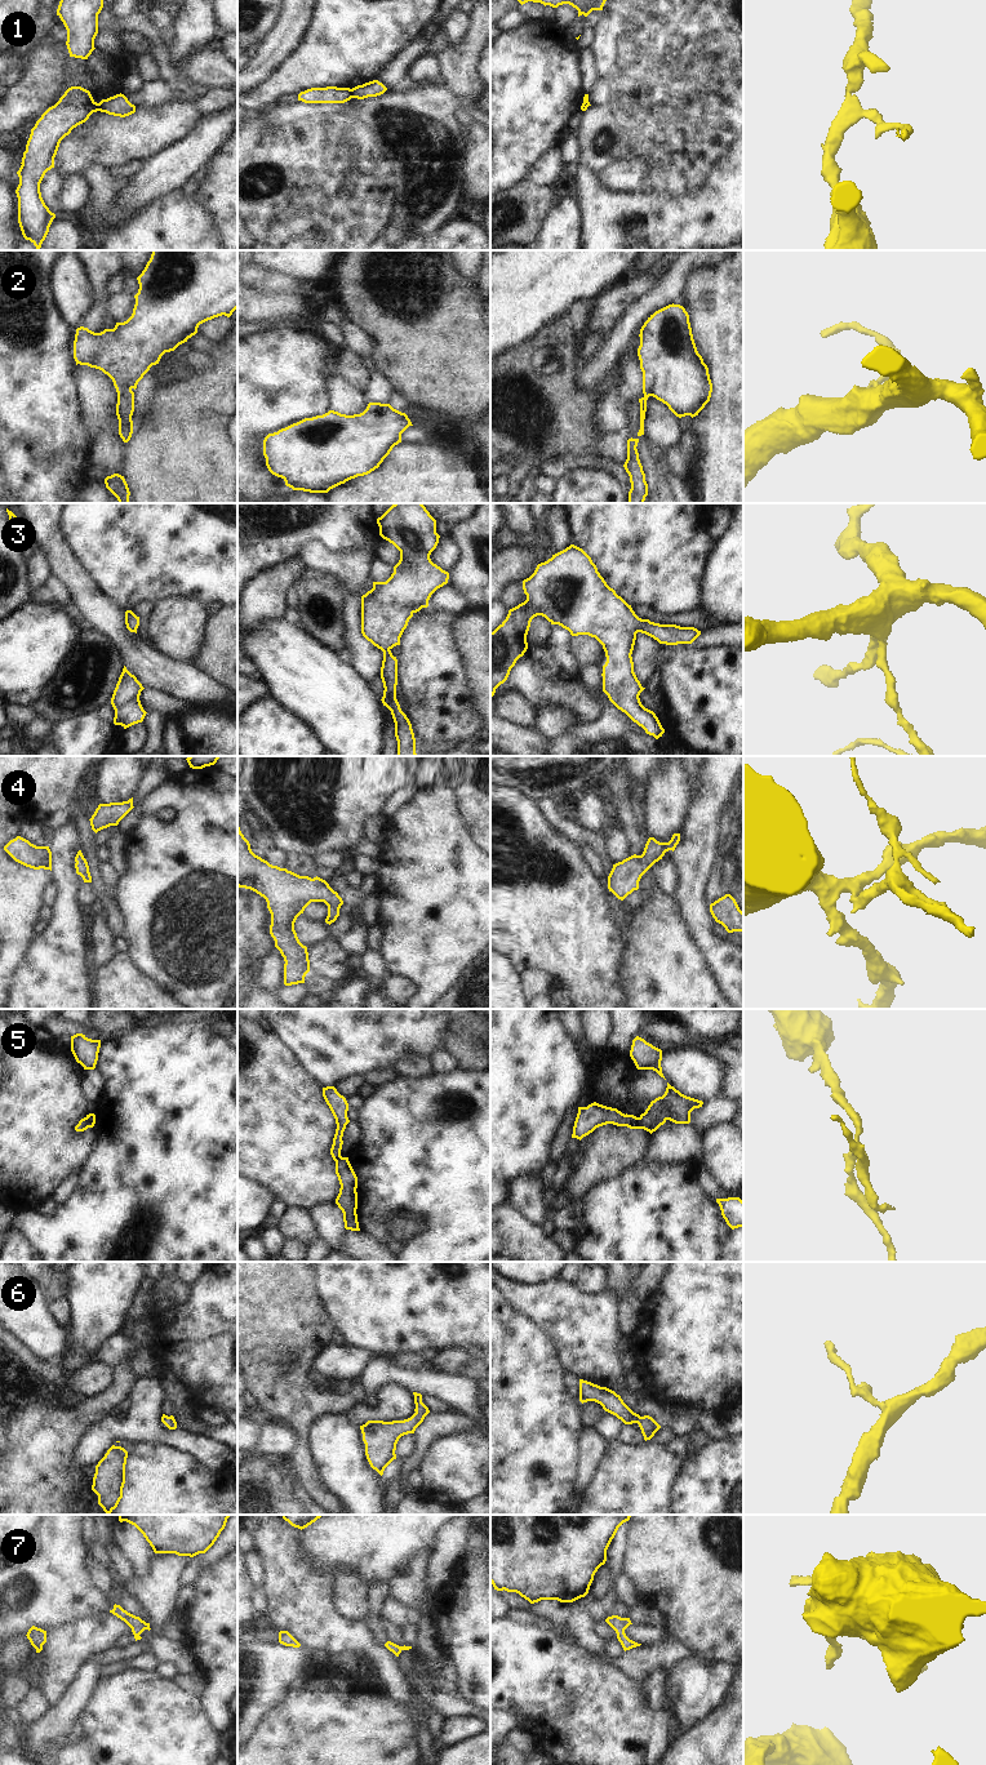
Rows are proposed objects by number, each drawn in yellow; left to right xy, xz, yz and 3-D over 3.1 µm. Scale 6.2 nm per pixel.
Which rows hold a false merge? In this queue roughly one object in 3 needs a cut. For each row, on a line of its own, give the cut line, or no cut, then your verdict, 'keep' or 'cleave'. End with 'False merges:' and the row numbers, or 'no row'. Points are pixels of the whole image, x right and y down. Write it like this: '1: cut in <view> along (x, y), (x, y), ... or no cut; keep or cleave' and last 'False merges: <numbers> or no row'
1: cut in xz along (350, 89), (352, 97); cleave
2: no cut; keep
3: no cut; keep
4: no cut; keep
5: cut in yz along (639, 1117), (642, 1128); cleave
6: no cut; keep
7: no cut; keep
False merges: 1, 5

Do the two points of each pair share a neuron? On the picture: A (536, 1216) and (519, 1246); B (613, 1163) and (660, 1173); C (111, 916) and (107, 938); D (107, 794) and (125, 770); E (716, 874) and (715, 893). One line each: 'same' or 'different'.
A: different
B: different
C: different
D: same
E: same

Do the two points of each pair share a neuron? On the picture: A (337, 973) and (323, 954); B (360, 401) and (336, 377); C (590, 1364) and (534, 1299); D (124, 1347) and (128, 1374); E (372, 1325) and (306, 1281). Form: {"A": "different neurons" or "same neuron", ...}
{"A": "same neuron", "B": "same neuron", "C": "same neuron", "D": "different neurons", "E": "different neurons"}

